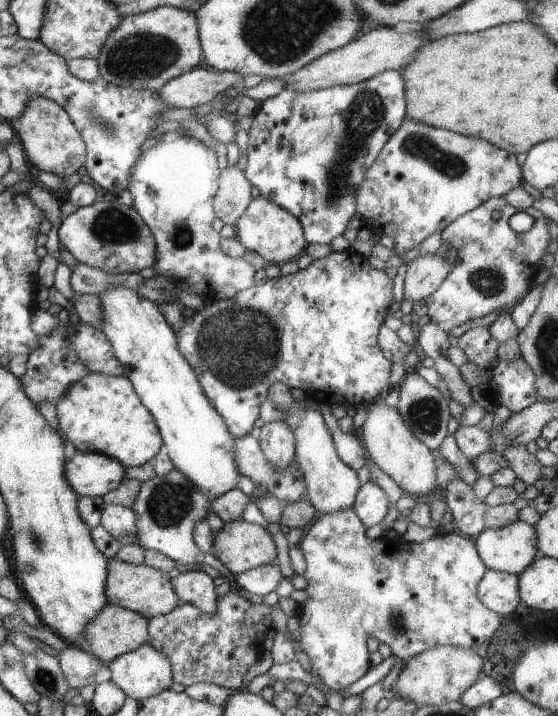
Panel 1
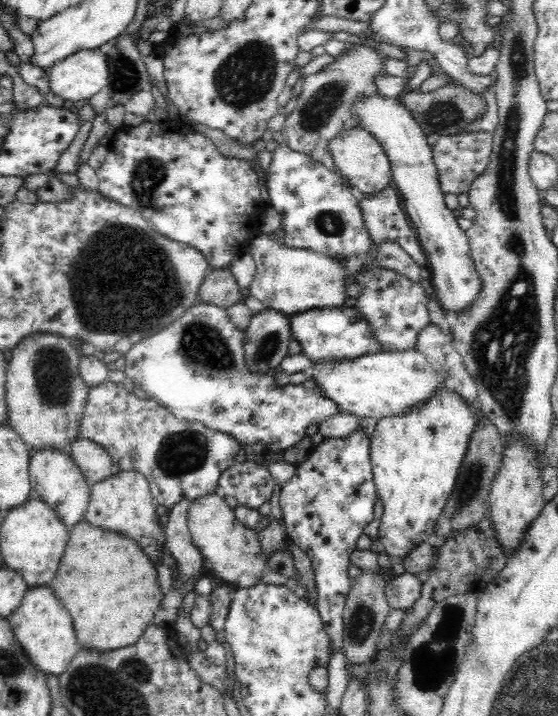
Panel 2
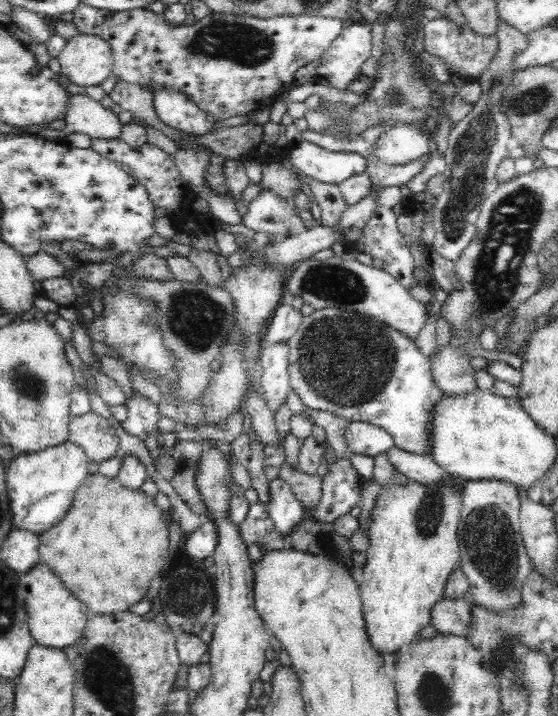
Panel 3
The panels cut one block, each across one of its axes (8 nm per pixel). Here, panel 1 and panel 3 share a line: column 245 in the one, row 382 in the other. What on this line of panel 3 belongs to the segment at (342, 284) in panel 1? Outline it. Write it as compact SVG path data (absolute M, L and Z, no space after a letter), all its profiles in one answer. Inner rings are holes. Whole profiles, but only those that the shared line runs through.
M328 307L303 317L300 330L287 340L289 346L289 389L294 391L308 411L330 412L351 423L367 423L388 432L396 448L432 455L433 424L443 393L434 383L431 362L422 356L414 342L392 327L364 313Z

